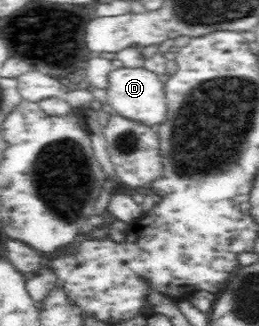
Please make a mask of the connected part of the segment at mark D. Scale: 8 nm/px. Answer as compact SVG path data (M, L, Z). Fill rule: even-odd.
M144 67L113 69L109 74L109 87L106 90L106 103L121 115L122 118L131 122L138 122L143 126L159 127L165 123L168 111L165 83Z

